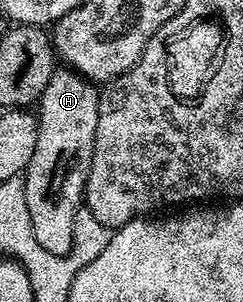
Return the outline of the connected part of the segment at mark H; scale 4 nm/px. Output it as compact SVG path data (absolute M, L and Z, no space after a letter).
M63 65L52 72L50 81L46 81L46 89L42 89L38 100L38 145L34 145L34 157L30 157L30 165L22 173L26 209L30 213L30 225L34 229L34 237L46 253L66 255L74 241L74 221L82 210L84 203L84 186L88 183L88 170L92 164L92 150L98 129L98 105L100 91L97 84Z

